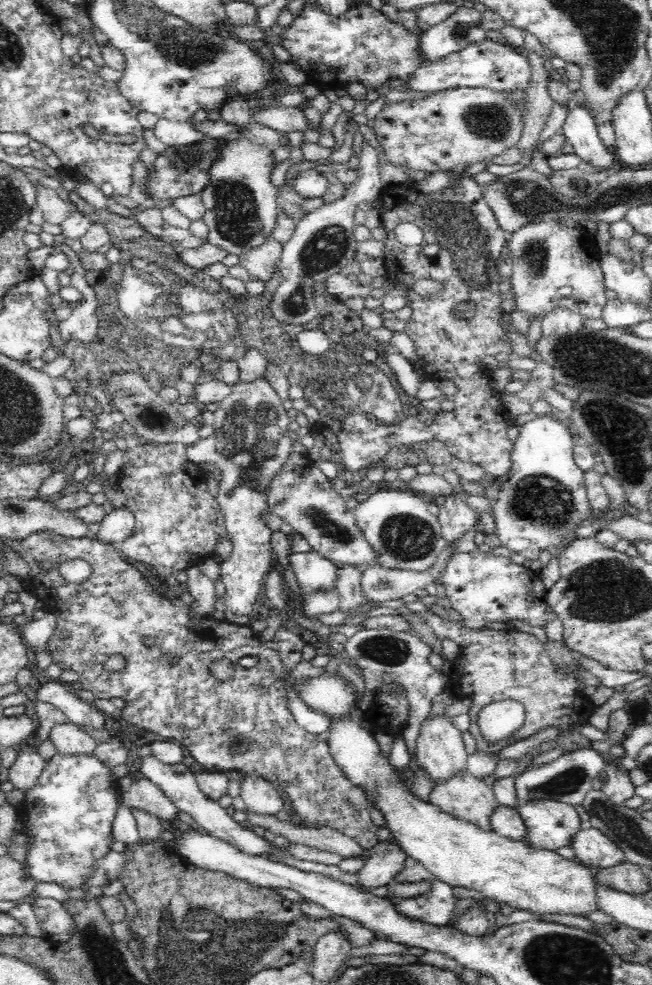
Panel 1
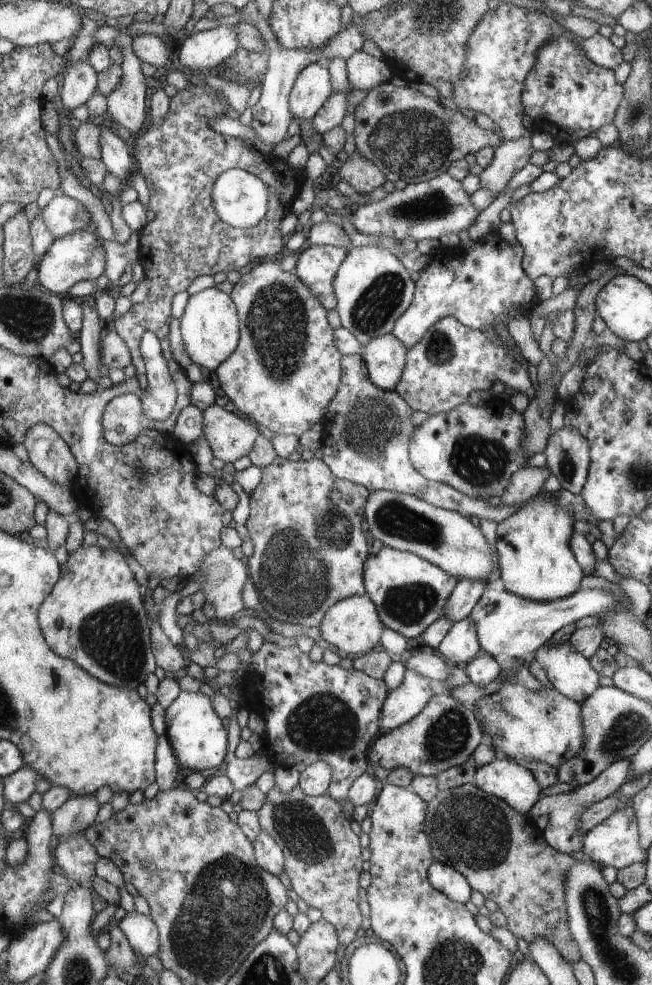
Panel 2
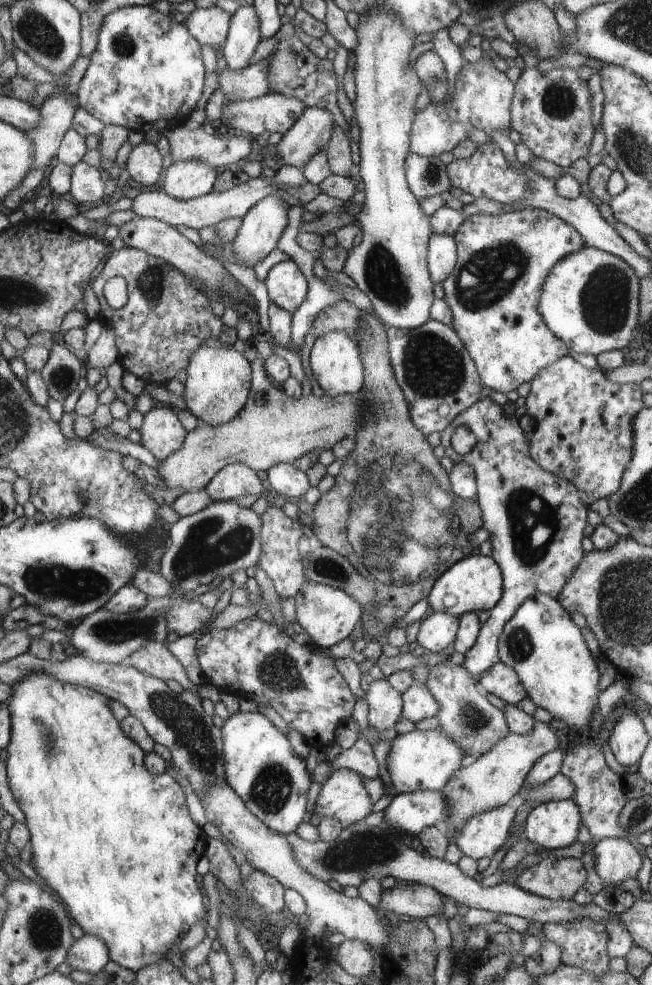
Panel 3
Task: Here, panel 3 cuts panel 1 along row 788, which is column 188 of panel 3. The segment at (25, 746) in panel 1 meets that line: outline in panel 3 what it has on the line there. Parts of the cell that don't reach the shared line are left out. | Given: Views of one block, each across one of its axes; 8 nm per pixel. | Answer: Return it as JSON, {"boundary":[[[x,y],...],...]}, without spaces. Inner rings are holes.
{"boundary":[[[218,6],[198,7],[184,21],[192,35],[202,44],[220,48],[228,38],[233,15]]]}

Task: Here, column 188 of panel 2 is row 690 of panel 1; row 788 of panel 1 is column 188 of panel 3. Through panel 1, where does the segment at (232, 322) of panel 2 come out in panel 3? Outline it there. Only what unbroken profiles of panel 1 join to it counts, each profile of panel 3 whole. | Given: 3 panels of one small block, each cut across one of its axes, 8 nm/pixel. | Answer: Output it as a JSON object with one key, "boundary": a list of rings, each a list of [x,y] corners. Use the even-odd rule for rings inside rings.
{"boundary":[[[202,345],[197,348],[185,369],[187,380],[183,383],[184,402],[199,422],[201,420],[212,426],[223,425],[234,420],[248,402],[252,390],[252,364],[233,347],[220,349],[218,346]]]}

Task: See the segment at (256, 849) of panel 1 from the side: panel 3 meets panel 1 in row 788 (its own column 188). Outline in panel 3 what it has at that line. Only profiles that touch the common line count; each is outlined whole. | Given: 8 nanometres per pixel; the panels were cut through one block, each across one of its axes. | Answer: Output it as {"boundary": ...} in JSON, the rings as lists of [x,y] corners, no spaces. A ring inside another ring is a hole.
{"boundary":[[[201,160],[172,163],[168,167],[162,190],[172,198],[187,201],[212,192],[218,170]]]}

